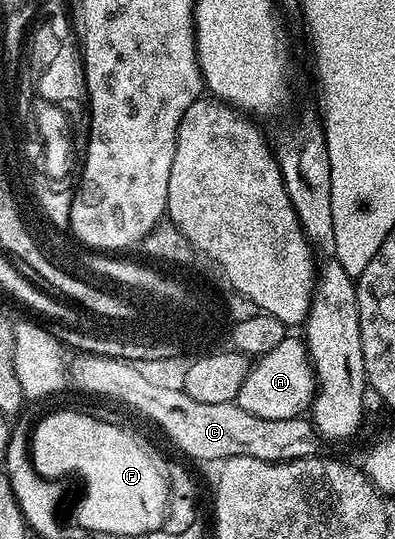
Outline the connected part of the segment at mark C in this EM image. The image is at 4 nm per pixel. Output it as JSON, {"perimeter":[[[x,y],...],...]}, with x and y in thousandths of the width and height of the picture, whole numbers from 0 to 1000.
{"perimeter":[[[200,655],[197,664],[177,672],[172,701],[190,716],[228,731],[289,738],[339,757],[349,766],[370,772],[400,787],[418,805],[476,846],[496,853],[547,853],[562,857],[582,848],[638,848],[656,855],[684,855],[709,859],[714,855],[759,853],[767,848],[803,844],[810,831],[808,801],[790,788],[787,777],[747,772],[724,777],[658,776],[651,770],[630,768],[623,761],[582,748],[522,748],[499,746],[481,738],[458,718],[420,716],[400,709],[385,709],[359,688],[349,686],[342,673],[322,666],[281,664],[233,655]]]}

